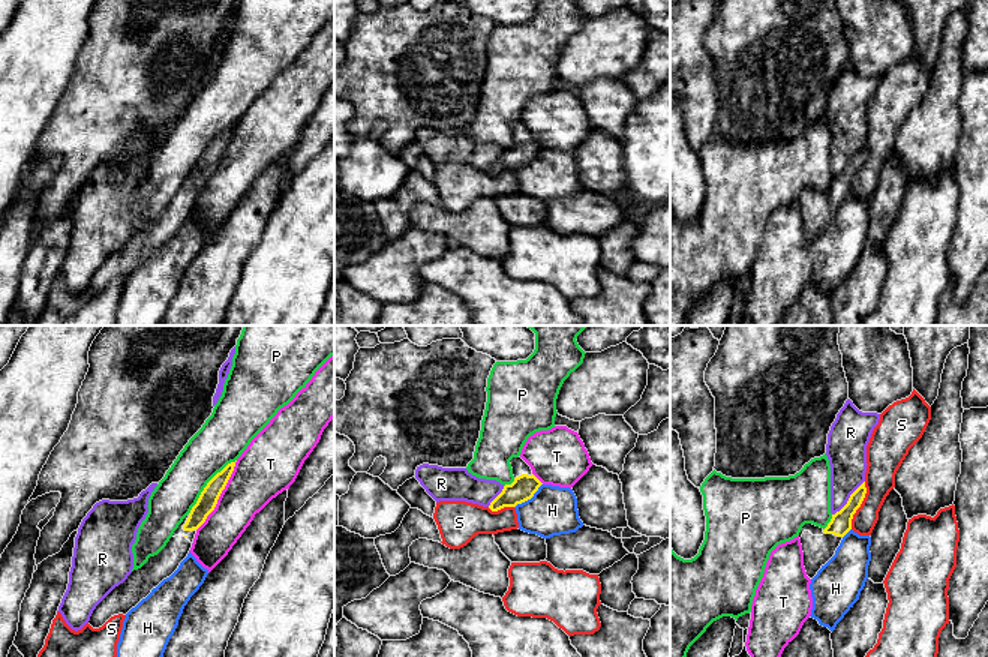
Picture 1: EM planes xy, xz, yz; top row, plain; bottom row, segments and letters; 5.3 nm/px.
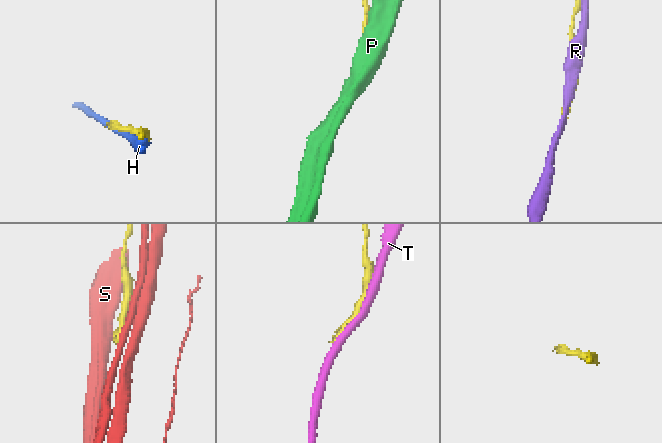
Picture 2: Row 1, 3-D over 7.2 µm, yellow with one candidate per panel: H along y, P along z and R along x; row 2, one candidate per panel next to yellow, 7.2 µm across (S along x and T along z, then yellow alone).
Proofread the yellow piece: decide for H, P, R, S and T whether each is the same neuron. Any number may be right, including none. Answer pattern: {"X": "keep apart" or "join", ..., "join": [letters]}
{"H": "keep apart", "P": "keep apart", "R": "keep apart", "S": "keep apart", "T": "keep apart", "join": []}

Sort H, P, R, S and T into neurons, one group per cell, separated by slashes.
H / P / R / S / T

